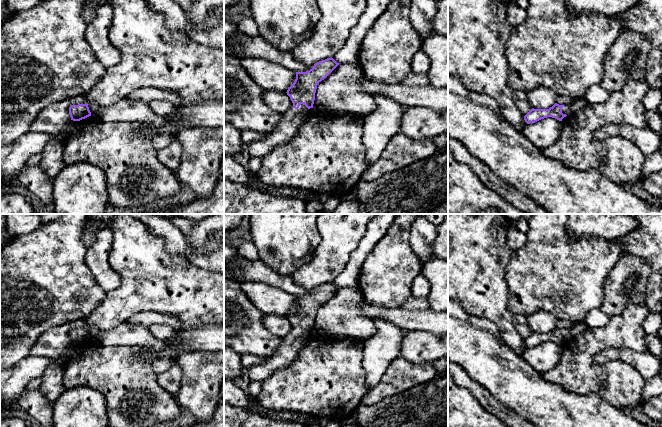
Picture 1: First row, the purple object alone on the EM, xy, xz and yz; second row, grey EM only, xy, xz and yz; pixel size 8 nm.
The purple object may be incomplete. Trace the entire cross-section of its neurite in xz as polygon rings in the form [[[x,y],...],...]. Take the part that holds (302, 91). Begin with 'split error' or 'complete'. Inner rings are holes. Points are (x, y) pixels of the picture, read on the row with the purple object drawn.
split error | [[[331,57],[315,63],[309,71],[296,72],[296,79],[286,92],[293,108],[283,115],[278,127],[265,138],[248,144],[249,158],[262,158],[274,146],[282,145],[296,135],[306,111],[313,108],[318,83],[338,65],[339,63]]]

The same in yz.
split error | [[[578,99],[570,105],[559,105],[555,103],[549,109],[532,108],[525,116],[524,120],[527,124],[535,123],[541,119],[552,117],[562,121],[569,114],[577,113],[585,109],[590,103],[586,99]]]

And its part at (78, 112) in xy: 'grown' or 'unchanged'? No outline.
unchanged

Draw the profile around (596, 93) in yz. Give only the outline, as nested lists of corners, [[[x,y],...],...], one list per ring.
[[[600,84],[592,85],[584,99],[586,99],[590,104],[596,104],[600,102],[605,102],[609,97],[609,92],[606,91]]]

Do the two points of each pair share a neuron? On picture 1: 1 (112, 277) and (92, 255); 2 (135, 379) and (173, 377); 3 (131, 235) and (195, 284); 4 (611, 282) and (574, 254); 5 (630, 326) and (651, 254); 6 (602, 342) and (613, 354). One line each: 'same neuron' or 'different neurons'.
1: same neuron
2: different neurons
3: same neuron
4: different neurons
5: different neurons
6: different neurons

